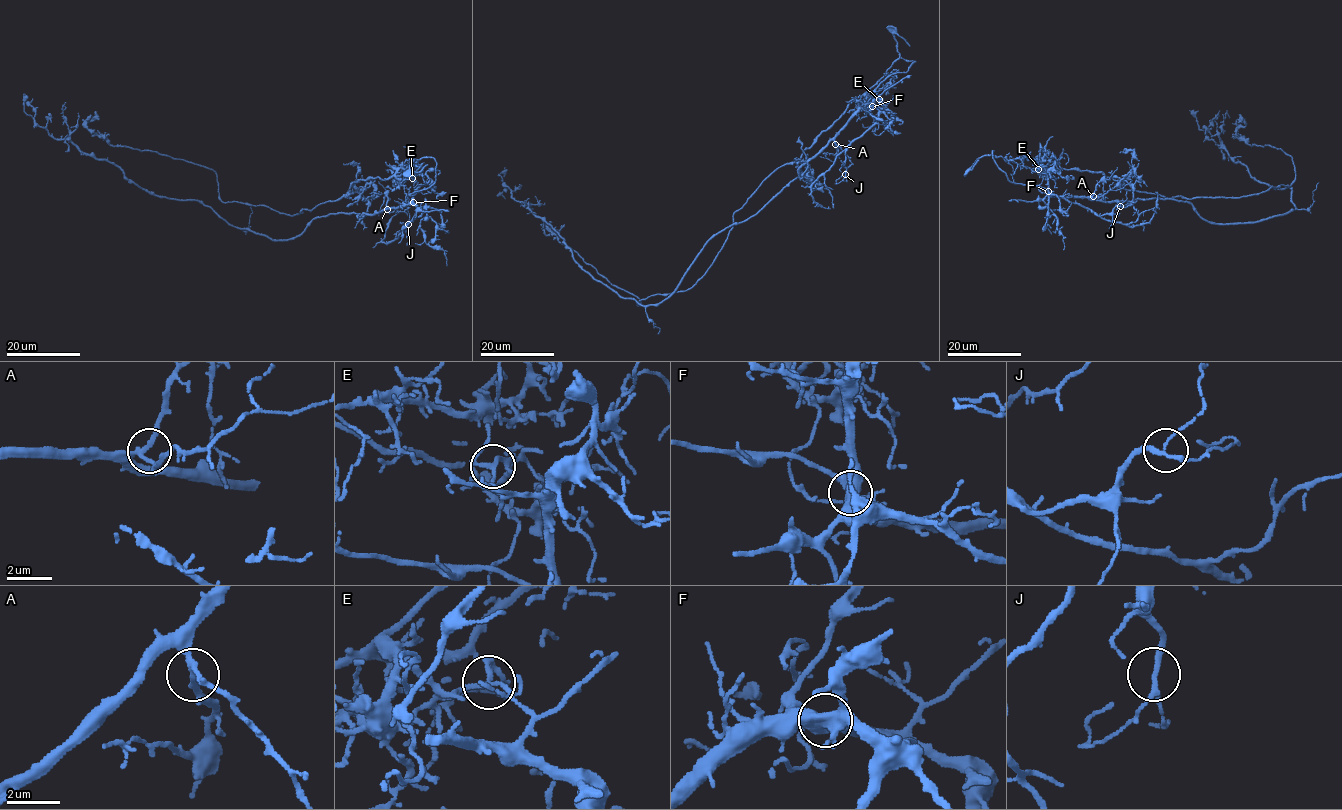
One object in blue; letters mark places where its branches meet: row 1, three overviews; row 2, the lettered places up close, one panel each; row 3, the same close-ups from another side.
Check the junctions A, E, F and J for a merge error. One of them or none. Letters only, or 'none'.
E

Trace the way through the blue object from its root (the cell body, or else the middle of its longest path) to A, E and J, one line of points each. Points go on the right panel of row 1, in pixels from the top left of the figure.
A: (1132, 200), (1096, 201), (1090, 198), (1093, 196)
E: (1132, 200), (1108, 201), (1054, 195), (1049, 191), (1046, 174), (1040, 174), (1039, 169)
J: (1132, 200), (1096, 201), (1047, 194), (1062, 196), (1098, 216), (1109, 214), (1120, 206)

